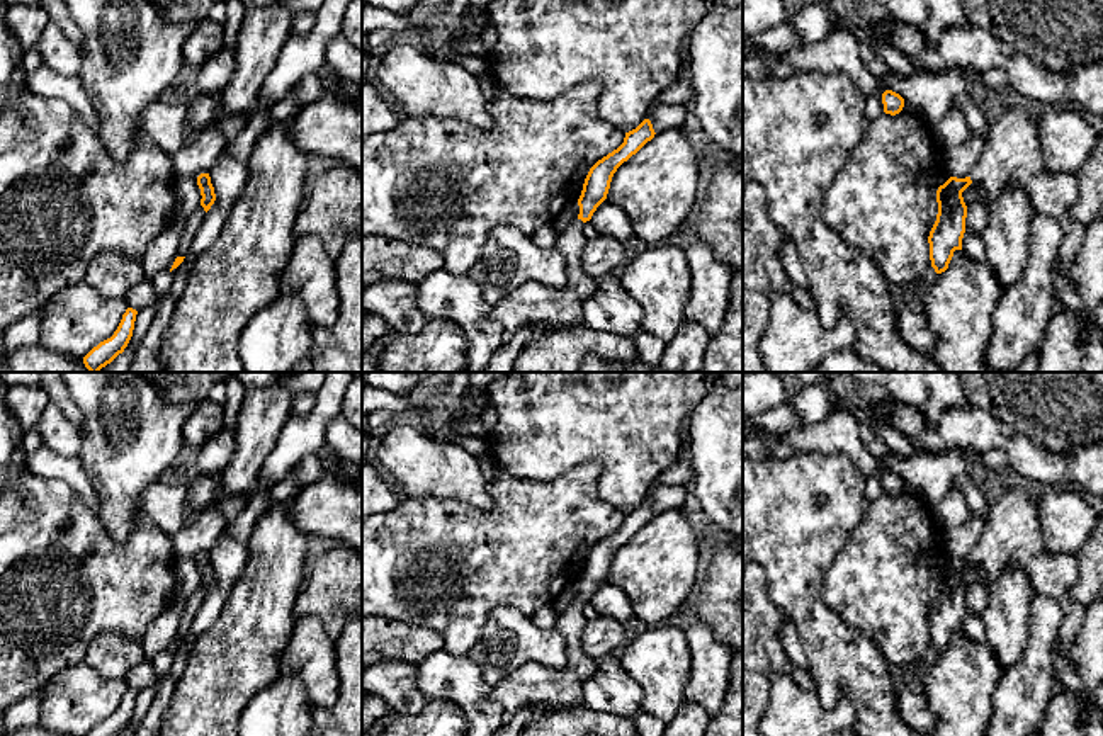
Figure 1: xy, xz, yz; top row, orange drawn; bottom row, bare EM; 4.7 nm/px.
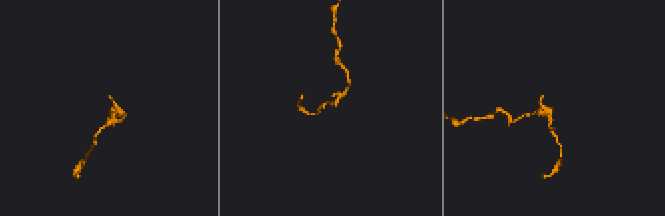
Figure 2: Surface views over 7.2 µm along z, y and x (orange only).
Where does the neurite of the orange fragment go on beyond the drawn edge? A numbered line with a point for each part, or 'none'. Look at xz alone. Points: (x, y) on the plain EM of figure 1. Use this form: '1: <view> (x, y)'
1: xz (532, 684)

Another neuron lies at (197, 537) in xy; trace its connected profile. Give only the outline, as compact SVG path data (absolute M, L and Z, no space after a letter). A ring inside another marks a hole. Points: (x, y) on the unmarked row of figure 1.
M218 490L206 510L189 525L172 535L175 552L175 600L187 600L201 586L201 569L197 558L207 554L226 527L224 517L218 510L218 501L224 496Z

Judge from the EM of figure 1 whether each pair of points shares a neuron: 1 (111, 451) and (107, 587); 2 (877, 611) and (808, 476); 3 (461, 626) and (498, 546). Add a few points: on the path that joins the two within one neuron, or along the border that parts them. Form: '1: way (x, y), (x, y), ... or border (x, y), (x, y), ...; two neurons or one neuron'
1: border (141, 510), (121, 544), (113, 539), (97, 514); two neurons
2: border (865, 512), (865, 517), (821, 580); two neurons
3: way (468, 605), (475, 599), (475, 570), (478, 566); one neuron

